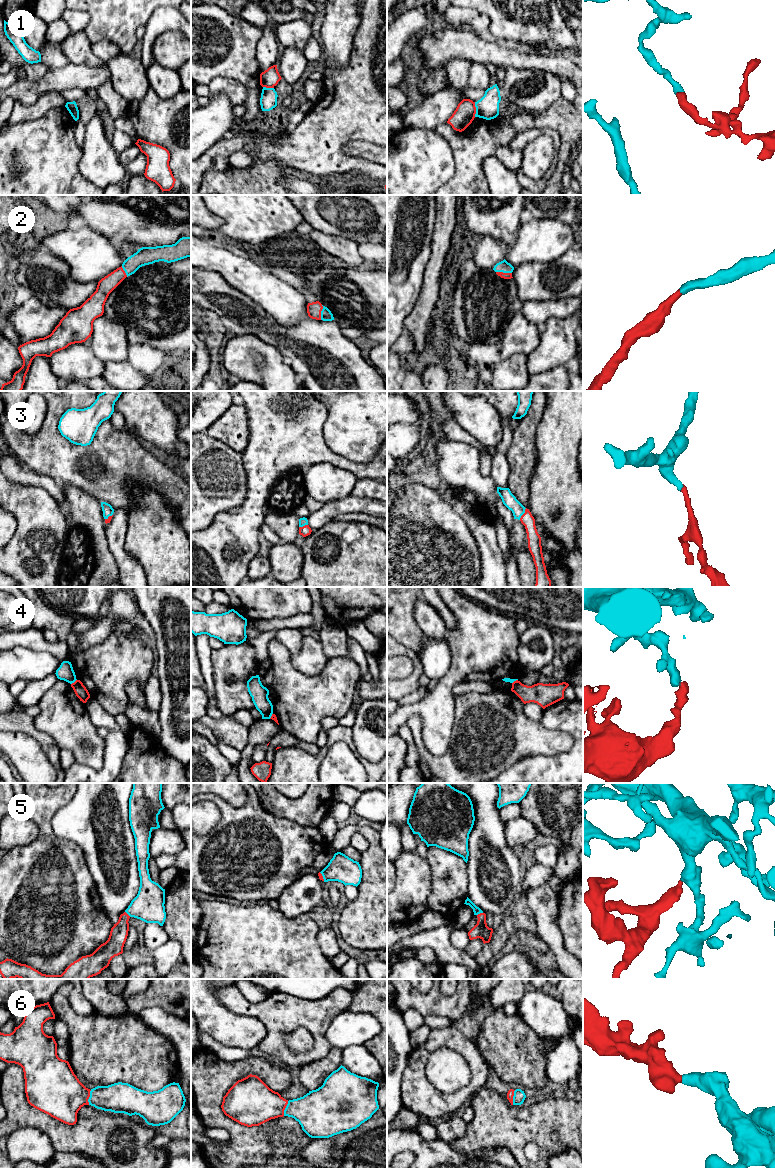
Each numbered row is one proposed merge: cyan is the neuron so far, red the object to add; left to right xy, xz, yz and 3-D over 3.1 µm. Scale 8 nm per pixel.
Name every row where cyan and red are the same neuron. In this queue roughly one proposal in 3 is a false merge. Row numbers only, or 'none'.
2, 3, 5, 6

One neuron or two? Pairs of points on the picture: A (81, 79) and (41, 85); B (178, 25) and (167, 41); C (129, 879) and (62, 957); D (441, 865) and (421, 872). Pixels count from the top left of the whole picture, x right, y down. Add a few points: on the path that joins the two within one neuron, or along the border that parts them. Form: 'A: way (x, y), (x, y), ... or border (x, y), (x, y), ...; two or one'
A: way (71, 79), (59, 79), (51, 82); one
B: border (180, 31), (167, 30), (154, 42); two
C: border (97, 905), (113, 924); two
D: border (426, 860), (432, 872), (431, 892); two

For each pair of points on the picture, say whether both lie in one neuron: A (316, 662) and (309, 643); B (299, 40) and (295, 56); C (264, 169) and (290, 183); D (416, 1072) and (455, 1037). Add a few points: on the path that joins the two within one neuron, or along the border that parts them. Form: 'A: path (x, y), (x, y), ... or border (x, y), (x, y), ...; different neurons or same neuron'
A: path (311, 657), (311, 648); same neuron
B: border (285, 46), (291, 46), (303, 52); different neurons
C: border (286, 176), (281, 177), (277, 182); different neurons
D: path (437, 1099), (460, 1097), (476, 1081), (476, 1065); same neuron

